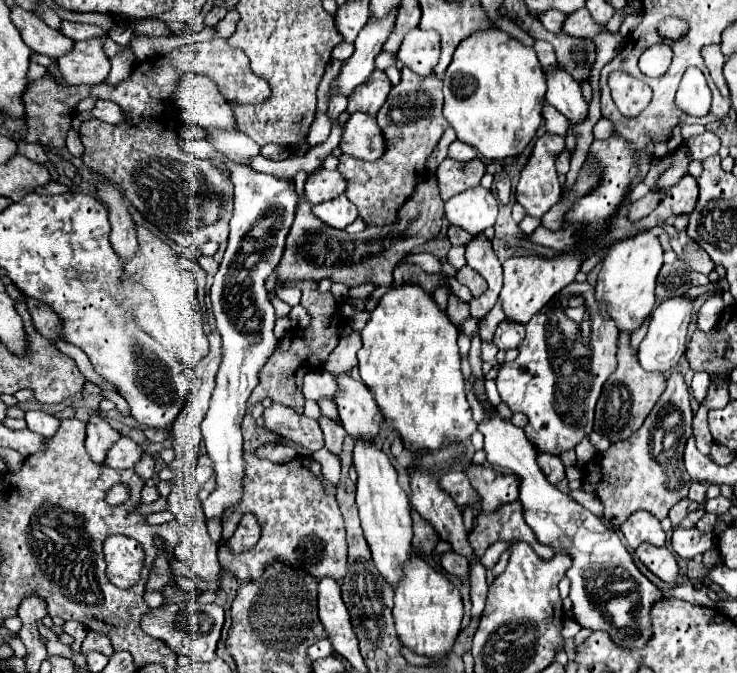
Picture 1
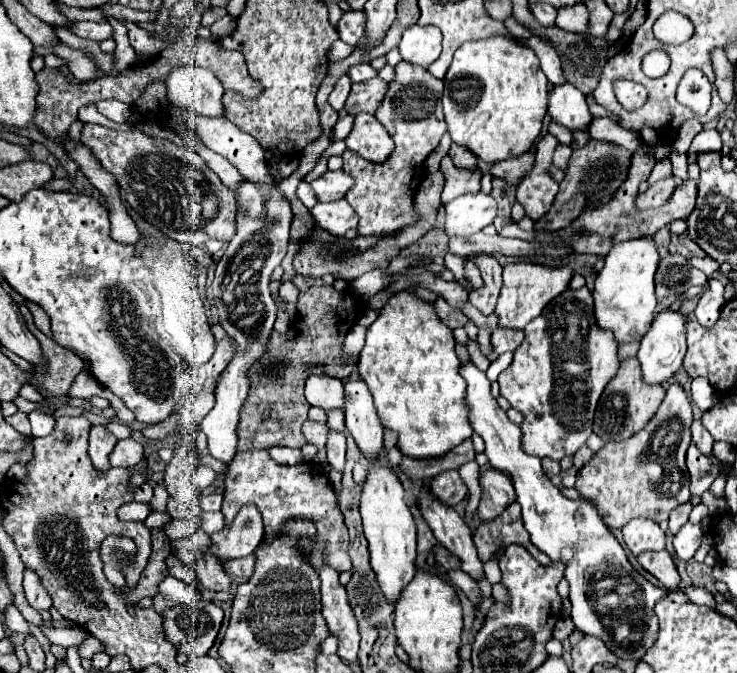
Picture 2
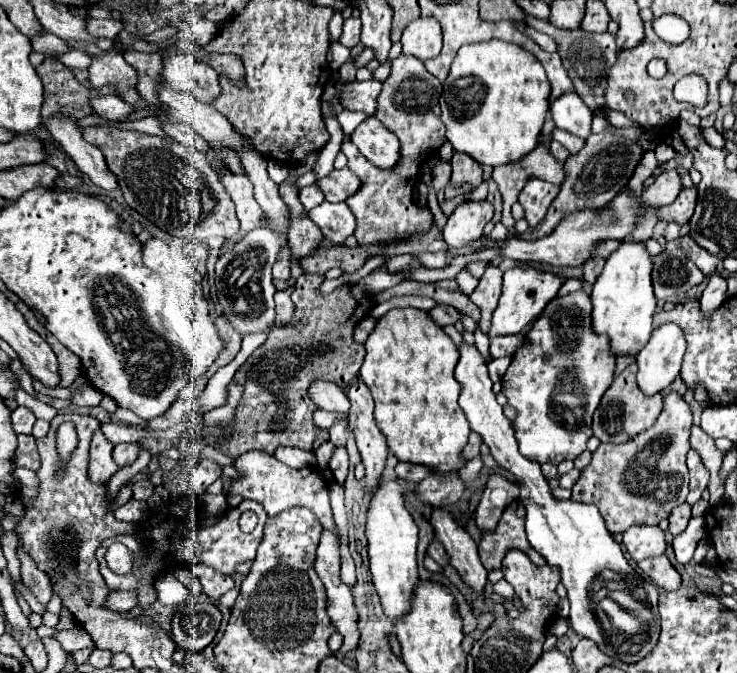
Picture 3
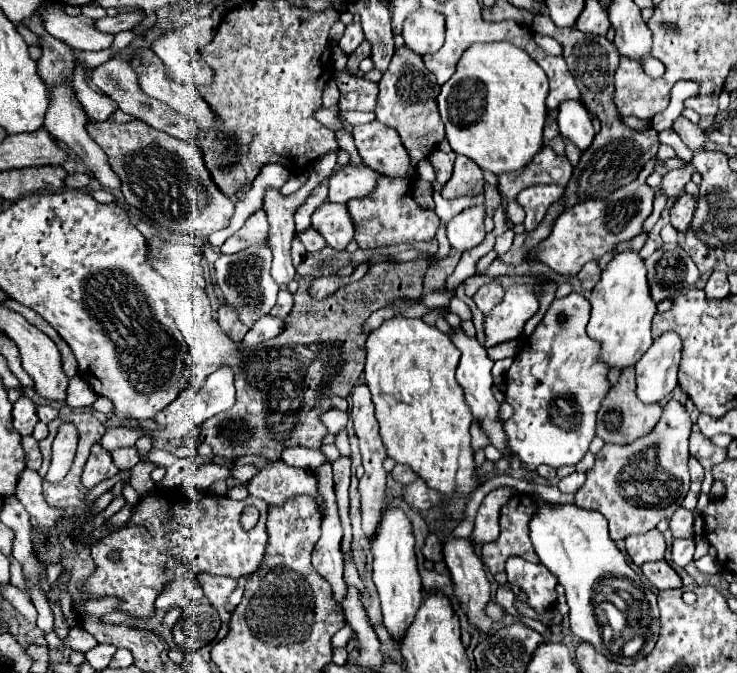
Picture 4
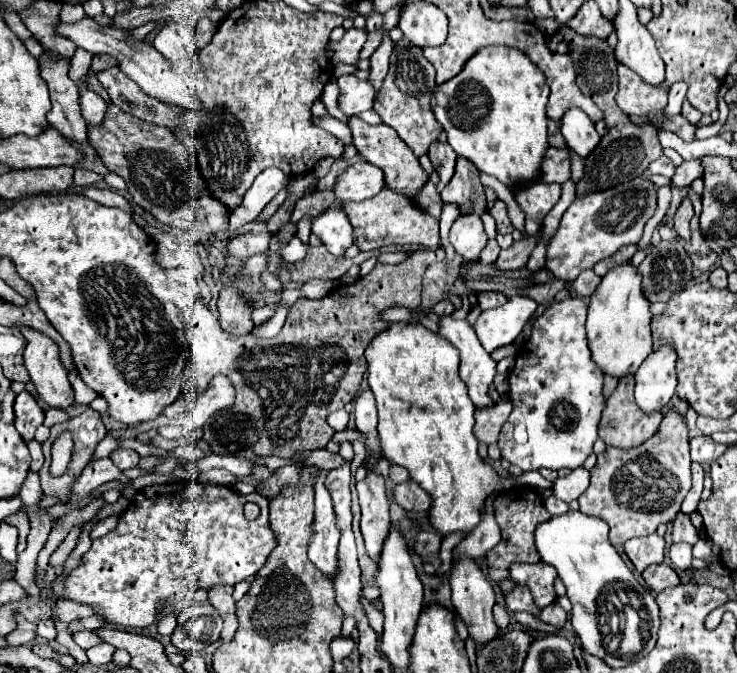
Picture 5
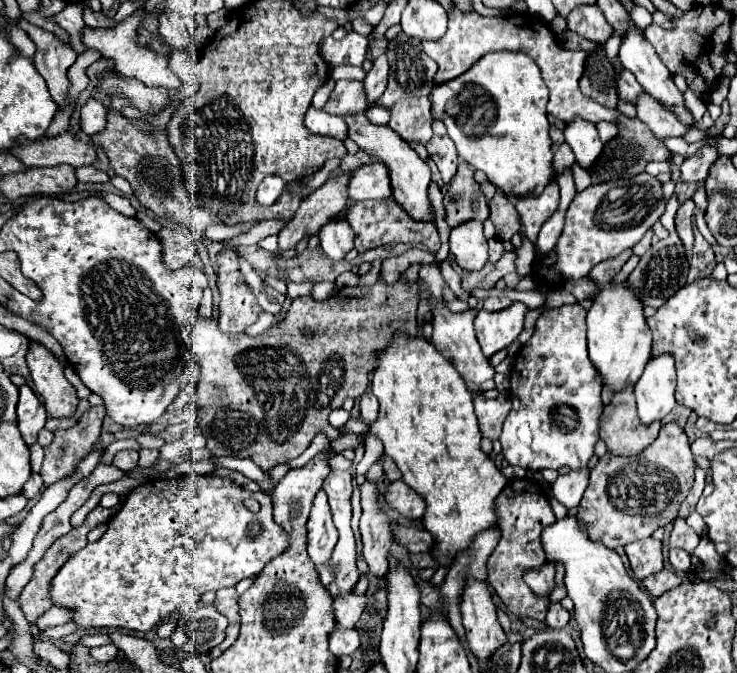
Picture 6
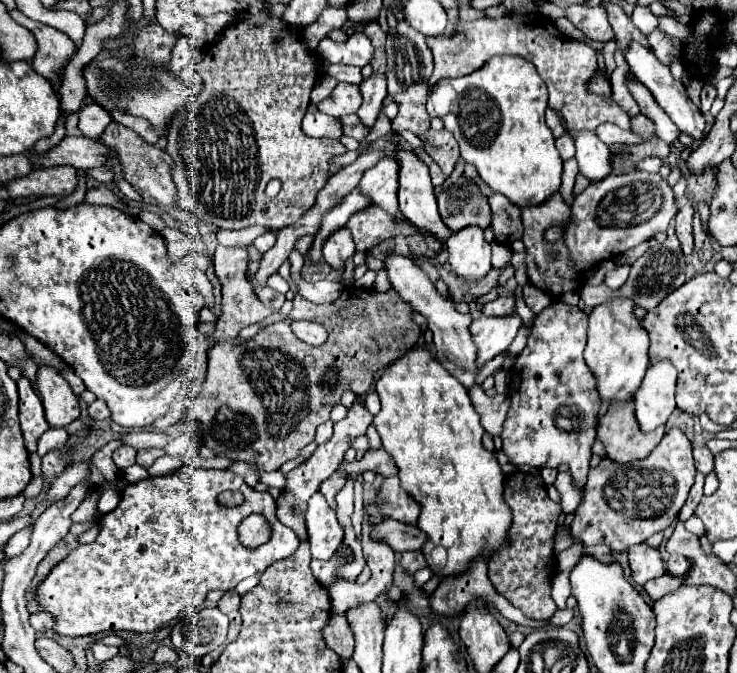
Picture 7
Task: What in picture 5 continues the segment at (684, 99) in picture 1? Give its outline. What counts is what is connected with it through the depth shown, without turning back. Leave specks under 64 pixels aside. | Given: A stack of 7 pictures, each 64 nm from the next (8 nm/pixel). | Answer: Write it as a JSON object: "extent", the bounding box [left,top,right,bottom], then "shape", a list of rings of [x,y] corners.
{"extent":[664,82,688,116],"shape":[[[676,82],[670,92],[668,92],[668,106],[664,108],[666,116],[676,116],[680,114],[682,110],[682,102],[686,98],[686,92],[688,92],[688,84],[686,82]]]}

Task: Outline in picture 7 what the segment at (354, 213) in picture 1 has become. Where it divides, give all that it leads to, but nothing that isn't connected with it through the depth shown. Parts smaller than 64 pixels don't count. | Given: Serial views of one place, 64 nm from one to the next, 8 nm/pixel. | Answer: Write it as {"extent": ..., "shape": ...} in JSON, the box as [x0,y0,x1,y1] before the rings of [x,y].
{"extent":[322,226,356,268],"shape":[[[344,226],[344,230],[336,230],[336,234],[332,234],[332,238],[328,238],[328,242],[324,242],[324,250],[322,250],[324,260],[332,268],[344,266],[344,260],[348,260],[354,252],[356,252],[354,240],[346,226]]]}

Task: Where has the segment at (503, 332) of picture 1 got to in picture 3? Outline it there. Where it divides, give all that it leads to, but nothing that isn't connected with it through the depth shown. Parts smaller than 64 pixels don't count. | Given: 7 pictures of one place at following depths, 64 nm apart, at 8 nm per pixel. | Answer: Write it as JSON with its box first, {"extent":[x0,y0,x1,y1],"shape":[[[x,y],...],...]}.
{"extent":[490,334,524,358],"shape":[[[508,334],[508,336],[494,336],[490,338],[490,354],[492,358],[512,356],[516,348],[520,348],[524,342],[522,334]]]}

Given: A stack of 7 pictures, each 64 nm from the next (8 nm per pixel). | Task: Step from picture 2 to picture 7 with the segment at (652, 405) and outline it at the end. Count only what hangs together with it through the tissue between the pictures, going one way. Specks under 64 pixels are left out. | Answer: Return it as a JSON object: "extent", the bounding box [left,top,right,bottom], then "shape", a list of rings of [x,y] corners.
{"extent":[598,402,666,464],"shape":[[[612,402],[608,412],[598,420],[598,440],[602,440],[602,444],[606,446],[606,456],[616,462],[622,462],[622,464],[648,456],[652,446],[656,446],[662,440],[664,430],[666,430],[664,426],[658,426],[656,430],[644,434],[640,430],[640,426],[636,424],[634,402]]]}

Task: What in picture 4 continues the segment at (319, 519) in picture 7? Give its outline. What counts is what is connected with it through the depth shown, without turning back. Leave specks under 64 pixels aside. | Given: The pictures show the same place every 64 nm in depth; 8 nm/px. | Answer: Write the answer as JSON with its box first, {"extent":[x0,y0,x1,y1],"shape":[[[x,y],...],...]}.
{"extent":[312,462,348,604],"shape":[[[330,462],[314,470],[318,480],[318,492],[324,498],[324,518],[322,518],[322,536],[312,552],[312,566],[318,574],[332,586],[332,598],[336,604],[344,602],[344,590],[348,590],[342,578],[342,526],[336,510],[336,494],[332,490],[332,466]]]}

